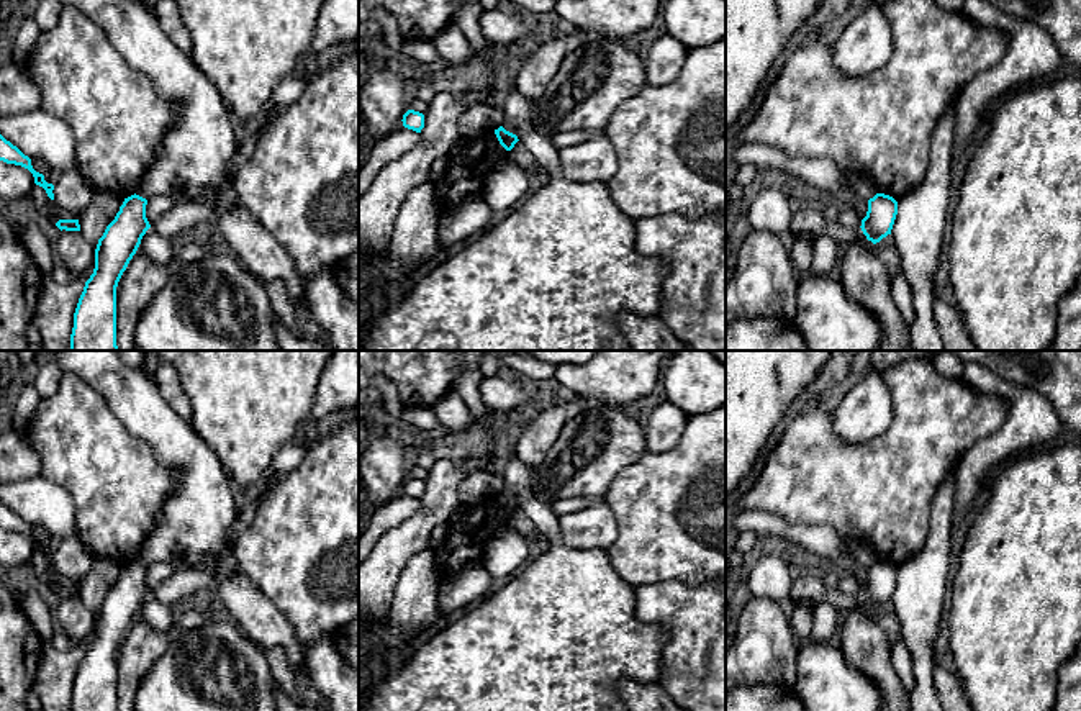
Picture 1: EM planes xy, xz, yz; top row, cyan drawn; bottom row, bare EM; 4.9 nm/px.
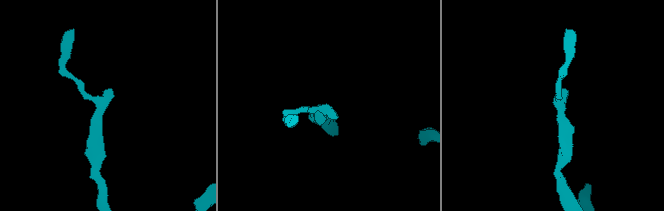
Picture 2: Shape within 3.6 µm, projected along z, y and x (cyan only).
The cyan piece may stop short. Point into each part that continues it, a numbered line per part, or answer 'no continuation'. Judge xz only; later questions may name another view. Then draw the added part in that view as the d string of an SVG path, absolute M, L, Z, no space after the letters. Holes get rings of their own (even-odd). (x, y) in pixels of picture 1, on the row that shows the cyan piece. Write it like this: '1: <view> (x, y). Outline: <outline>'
no continuation

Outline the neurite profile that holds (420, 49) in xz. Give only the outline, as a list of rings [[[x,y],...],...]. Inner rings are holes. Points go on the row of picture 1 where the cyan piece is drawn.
[[[405,39],[401,51],[414,61],[426,64],[439,59],[437,49],[431,39]]]

